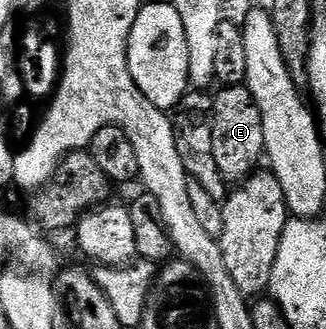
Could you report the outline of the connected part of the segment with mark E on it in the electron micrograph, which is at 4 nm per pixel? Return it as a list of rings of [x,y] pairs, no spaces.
[[[221,87],[213,95],[213,136],[211,142],[215,149],[215,162],[219,164],[219,173],[230,184],[237,185],[258,170],[265,153],[263,141],[263,117],[255,97],[251,97],[249,88]]]

